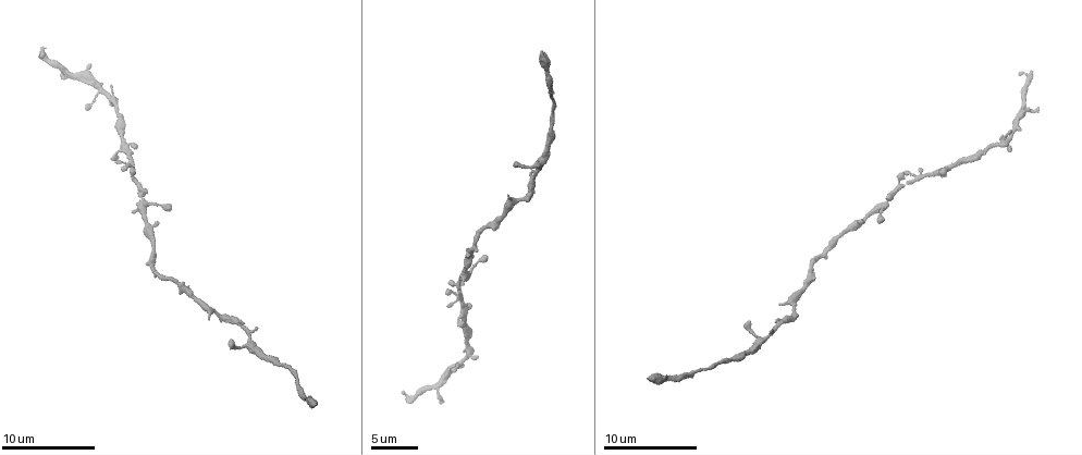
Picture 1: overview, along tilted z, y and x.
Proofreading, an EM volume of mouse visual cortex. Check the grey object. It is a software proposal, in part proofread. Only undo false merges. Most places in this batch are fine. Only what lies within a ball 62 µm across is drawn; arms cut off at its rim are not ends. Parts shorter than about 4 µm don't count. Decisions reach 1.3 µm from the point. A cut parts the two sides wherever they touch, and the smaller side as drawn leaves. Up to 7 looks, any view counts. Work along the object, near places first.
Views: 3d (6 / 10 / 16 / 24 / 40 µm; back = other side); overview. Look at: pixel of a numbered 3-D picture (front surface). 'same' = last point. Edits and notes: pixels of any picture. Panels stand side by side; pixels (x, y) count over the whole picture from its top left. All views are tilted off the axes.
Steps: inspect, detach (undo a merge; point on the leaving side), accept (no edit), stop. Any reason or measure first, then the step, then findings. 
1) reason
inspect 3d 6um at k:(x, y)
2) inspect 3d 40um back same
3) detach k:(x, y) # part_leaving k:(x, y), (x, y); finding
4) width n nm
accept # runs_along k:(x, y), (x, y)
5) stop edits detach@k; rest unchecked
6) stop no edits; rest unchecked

three-way junction
inspect 3d 10um at 1:(904, 185)

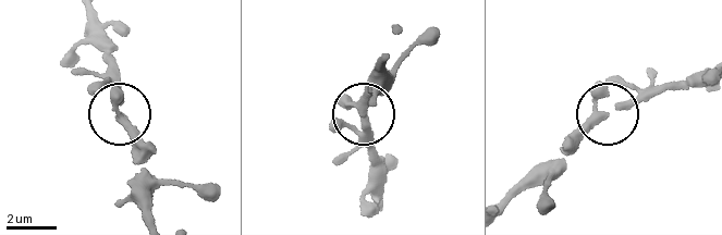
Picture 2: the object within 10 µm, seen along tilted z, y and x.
inspect 3d 6um at 2:(614, 109)

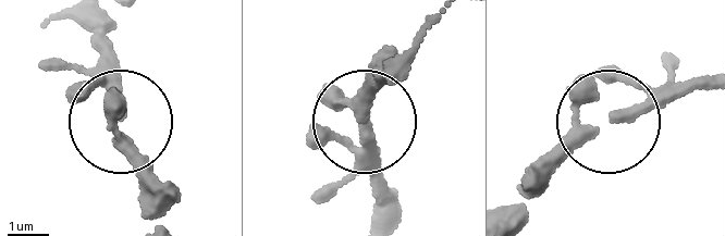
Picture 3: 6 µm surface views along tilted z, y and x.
accept # runs_along 3:(145, 219), (119, 140), (102, 28); continuous, no second neuron

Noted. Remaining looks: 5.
three arms meet
inspect 3d 16um at 1:(470, 347)

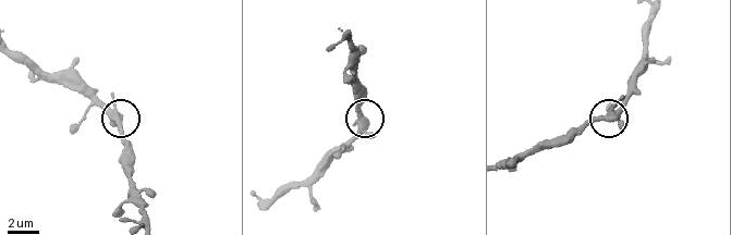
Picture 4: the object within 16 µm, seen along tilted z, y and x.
width 360 nm
accept # runs_along 4:(144, 220), (128, 195), (120, 120), (93, 91); all the same neuron

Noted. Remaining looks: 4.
thick turns thin
inspect 3d 10um at 1:(552, 126)

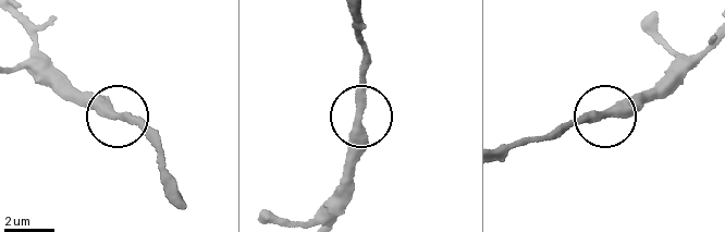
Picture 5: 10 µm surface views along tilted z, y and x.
other side
inspect 3d 10um back at 5:(359, 117)

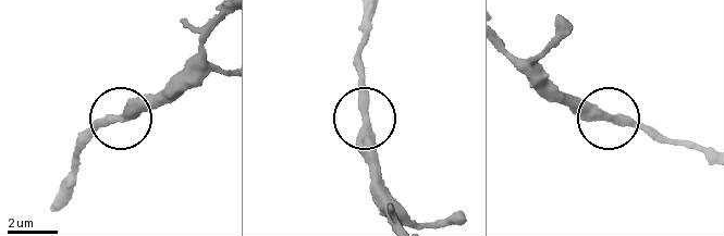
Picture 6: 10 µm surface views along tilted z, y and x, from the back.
accept # runs_along 6:(223, 20), (180, 73), (78, 144); one neuron here

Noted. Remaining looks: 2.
inspect 3d 16um at 1:(155, 250)

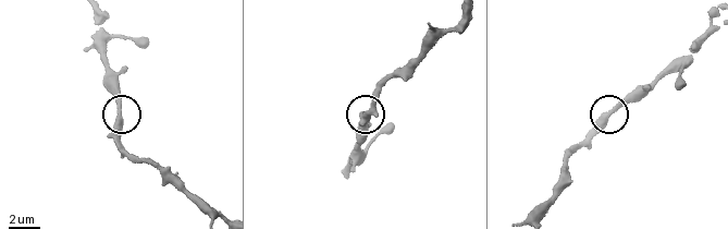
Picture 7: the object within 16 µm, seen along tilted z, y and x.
width 310 nm
accept # one neuron here

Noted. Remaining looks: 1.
stop no edits; rest unchecked

